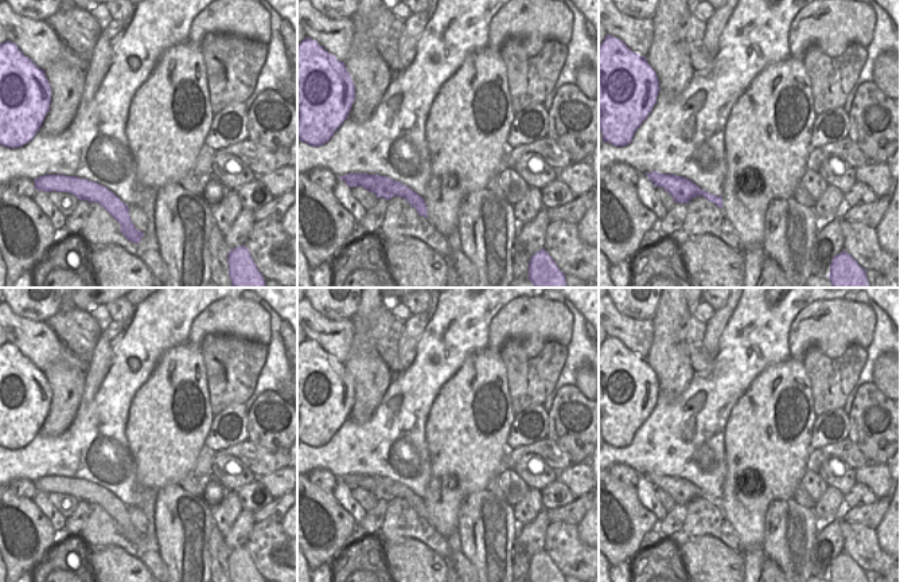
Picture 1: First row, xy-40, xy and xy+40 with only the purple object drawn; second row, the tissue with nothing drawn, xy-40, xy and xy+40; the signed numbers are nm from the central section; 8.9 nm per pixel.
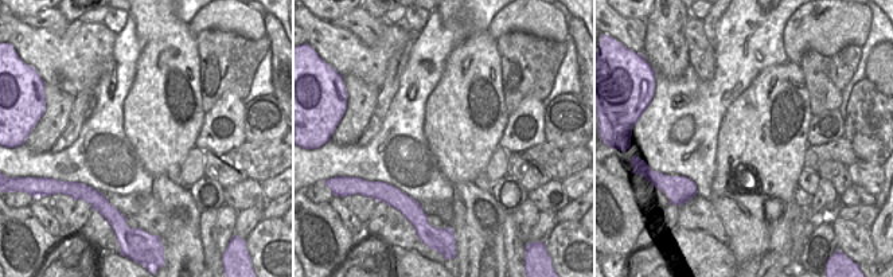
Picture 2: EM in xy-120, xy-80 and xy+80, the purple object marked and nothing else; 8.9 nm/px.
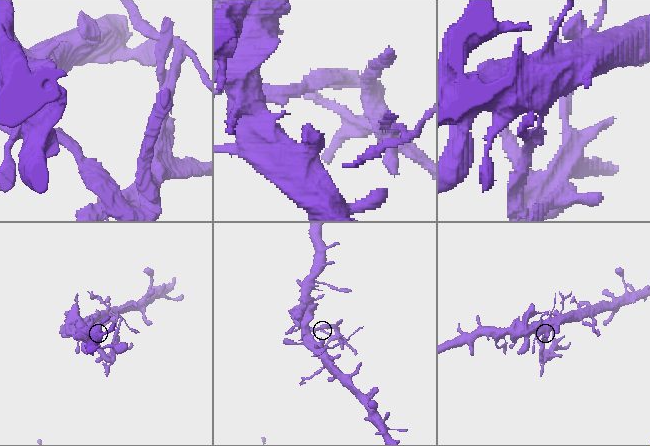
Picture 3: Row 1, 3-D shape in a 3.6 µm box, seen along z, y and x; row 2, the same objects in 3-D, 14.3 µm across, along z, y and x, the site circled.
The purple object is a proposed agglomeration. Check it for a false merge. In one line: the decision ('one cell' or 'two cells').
two cells

